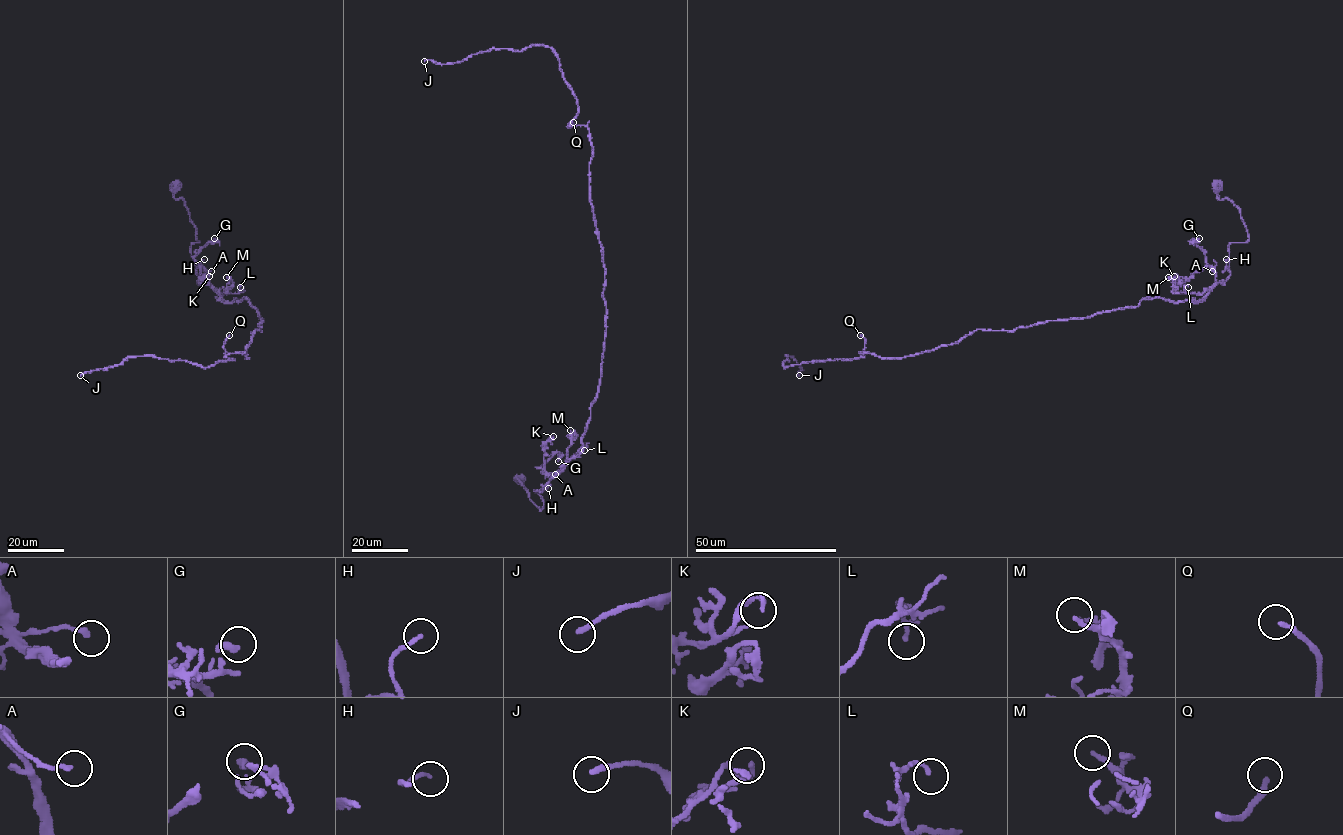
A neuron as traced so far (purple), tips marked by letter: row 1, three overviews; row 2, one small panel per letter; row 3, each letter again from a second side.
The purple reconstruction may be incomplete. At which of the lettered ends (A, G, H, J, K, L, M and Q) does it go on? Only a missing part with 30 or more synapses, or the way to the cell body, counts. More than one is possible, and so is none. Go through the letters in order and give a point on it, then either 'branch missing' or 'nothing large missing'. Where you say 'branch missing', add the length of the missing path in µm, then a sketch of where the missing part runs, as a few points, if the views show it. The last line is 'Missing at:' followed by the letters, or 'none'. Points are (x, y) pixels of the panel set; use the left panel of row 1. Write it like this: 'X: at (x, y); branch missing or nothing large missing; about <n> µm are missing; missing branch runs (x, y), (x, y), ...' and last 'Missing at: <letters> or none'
A: at (211, 271); nothing large missing
G: at (214, 238); nothing large missing
H: at (204, 259); nothing large missing
J: at (80, 375); branch missing; about 45 µm are missing; missing branch runs (80, 375), (44, 418), (47, 412), (79, 385)
K: at (209, 276); nothing large missing
L: at (240, 287); nothing large missing
M: at (226, 277); nothing large missing
Q: at (229, 335); branch missing; about 120 µm are missing; missing branch runs (229, 335), (212, 292), (201, 281), (203, 273), (193, 250), (193, 167), (182, 148), (184, 124), (162, 85)
Missing at: J, Q

